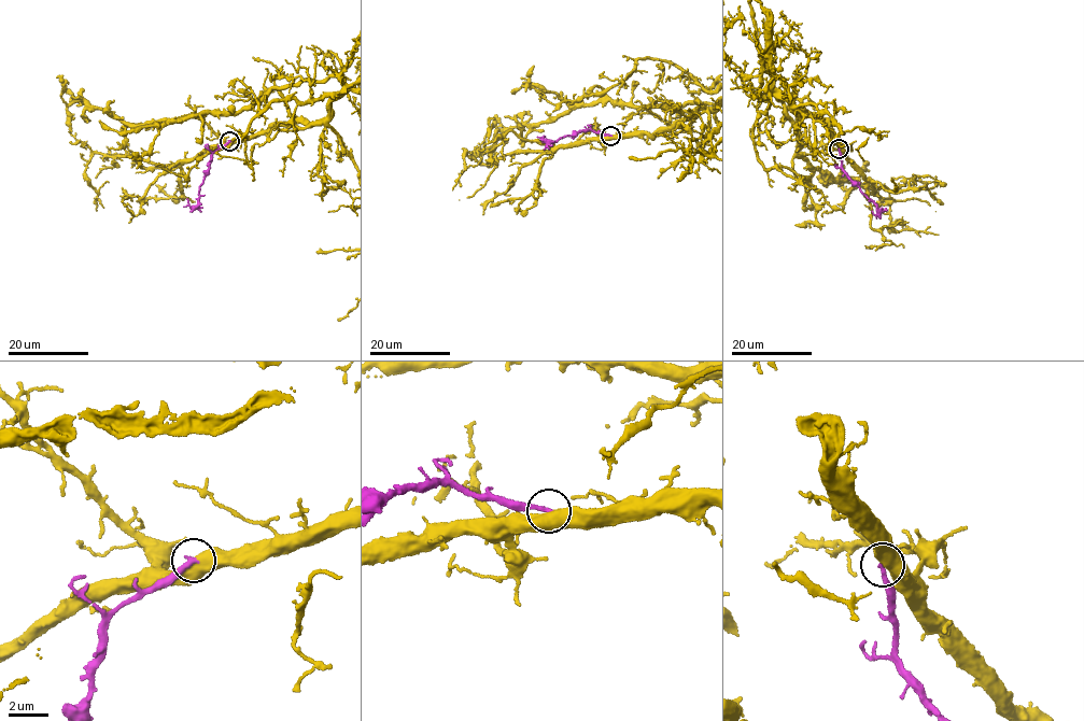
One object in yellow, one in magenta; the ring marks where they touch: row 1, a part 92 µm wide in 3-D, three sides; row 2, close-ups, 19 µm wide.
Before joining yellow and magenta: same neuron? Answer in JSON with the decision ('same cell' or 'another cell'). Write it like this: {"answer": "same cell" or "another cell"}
{"answer": "same cell"}

